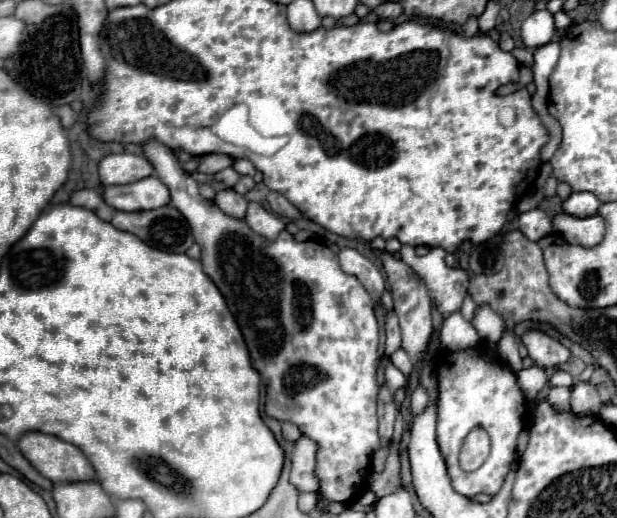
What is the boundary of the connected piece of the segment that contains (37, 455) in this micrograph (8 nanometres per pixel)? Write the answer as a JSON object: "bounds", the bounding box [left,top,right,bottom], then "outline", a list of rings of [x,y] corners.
{"bounds":[18,431,94,481],"outline":[[[26,431],[18,441],[18,449],[32,463],[32,467],[50,479],[58,481],[82,481],[82,477],[94,477],[94,469],[84,453],[54,435],[40,431]]]}

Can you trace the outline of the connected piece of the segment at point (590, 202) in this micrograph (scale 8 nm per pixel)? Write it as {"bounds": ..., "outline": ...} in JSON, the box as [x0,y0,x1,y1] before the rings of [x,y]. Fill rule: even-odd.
{"bounds":[564,191,600,217],"outline":[[[578,191],[578,193],[572,193],[566,201],[564,201],[564,211],[574,215],[574,217],[592,217],[598,213],[598,207],[600,207],[600,201],[588,193],[588,191]]]}

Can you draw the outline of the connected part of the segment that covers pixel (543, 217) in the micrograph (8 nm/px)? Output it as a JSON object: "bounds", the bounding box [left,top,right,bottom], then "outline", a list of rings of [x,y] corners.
{"bounds":[518,209,552,241],"outline":[[[530,209],[526,213],[520,213],[518,215],[518,227],[530,241],[538,241],[538,239],[552,233],[550,217],[540,209]]]}

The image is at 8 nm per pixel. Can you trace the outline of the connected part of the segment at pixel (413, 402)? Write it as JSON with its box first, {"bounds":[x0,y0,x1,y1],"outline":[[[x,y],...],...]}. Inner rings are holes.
{"bounds":[410,387,428,415],"outline":[[[418,387],[410,393],[410,409],[414,415],[420,413],[426,407],[426,403],[428,403],[428,397],[426,397],[426,391],[422,387]]]}

